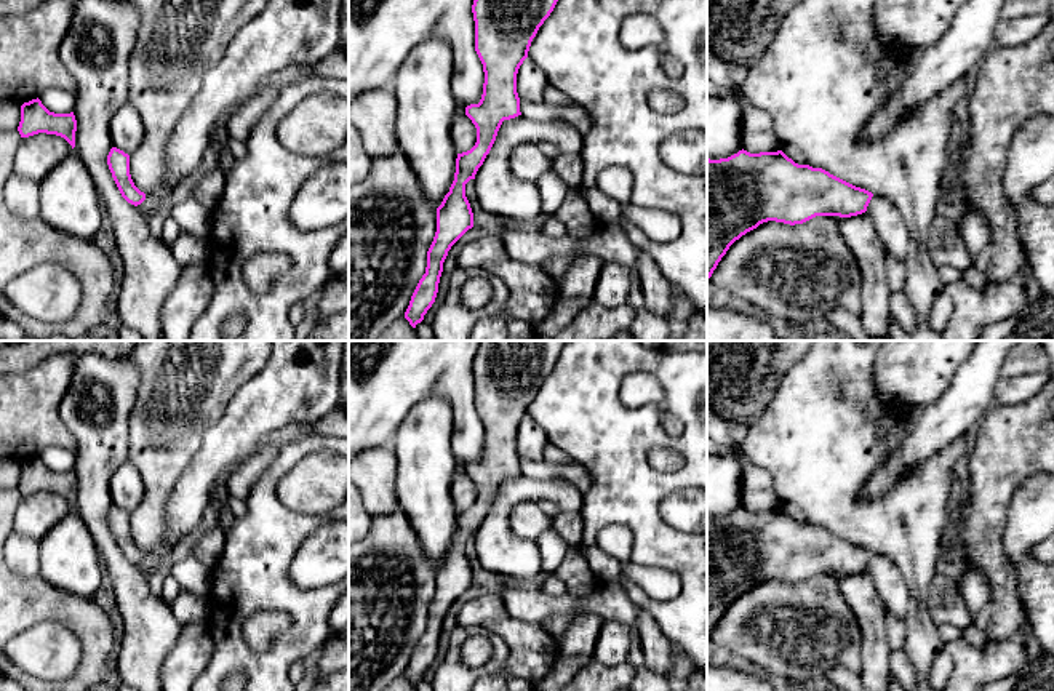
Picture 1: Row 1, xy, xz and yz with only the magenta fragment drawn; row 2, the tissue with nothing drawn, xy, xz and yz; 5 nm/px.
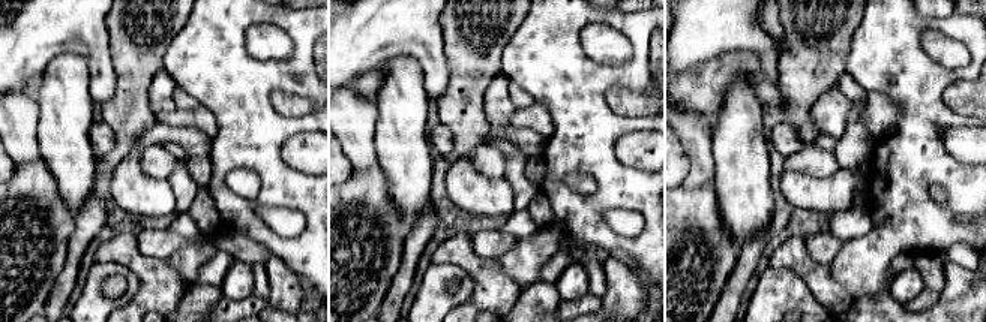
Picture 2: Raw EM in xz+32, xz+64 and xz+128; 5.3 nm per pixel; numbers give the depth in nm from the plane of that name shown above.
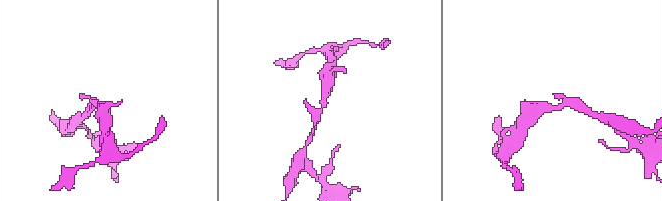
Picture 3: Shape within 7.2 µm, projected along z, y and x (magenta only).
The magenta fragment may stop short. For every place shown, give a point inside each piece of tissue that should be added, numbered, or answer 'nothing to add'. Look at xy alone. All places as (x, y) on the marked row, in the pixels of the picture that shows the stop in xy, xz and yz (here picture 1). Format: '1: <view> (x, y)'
nothing to add

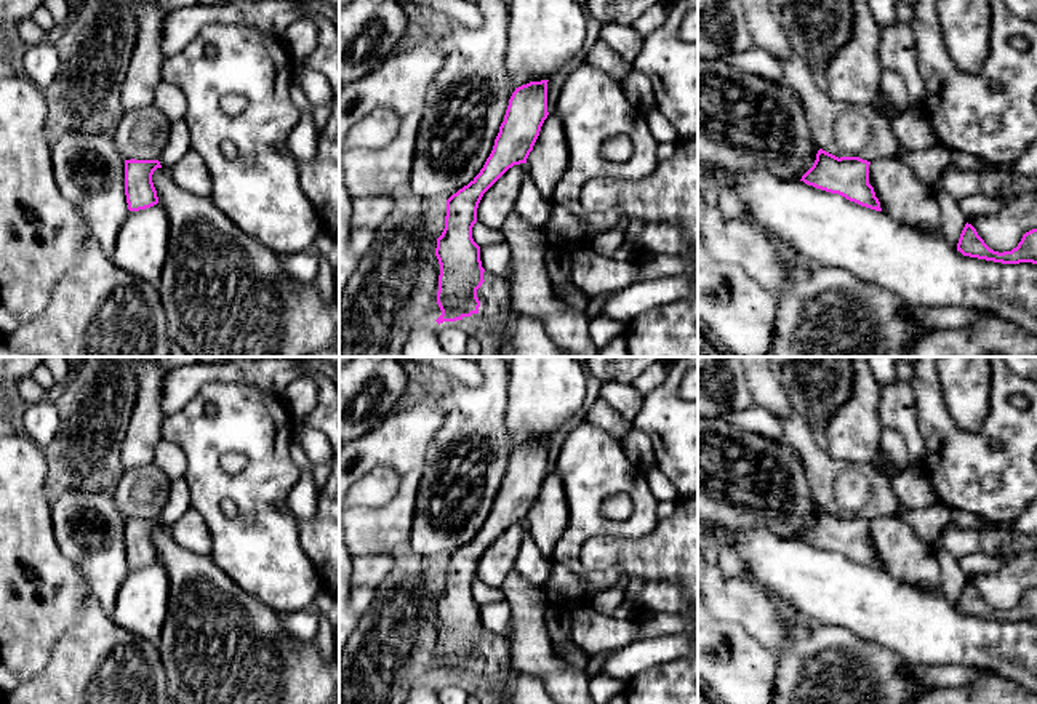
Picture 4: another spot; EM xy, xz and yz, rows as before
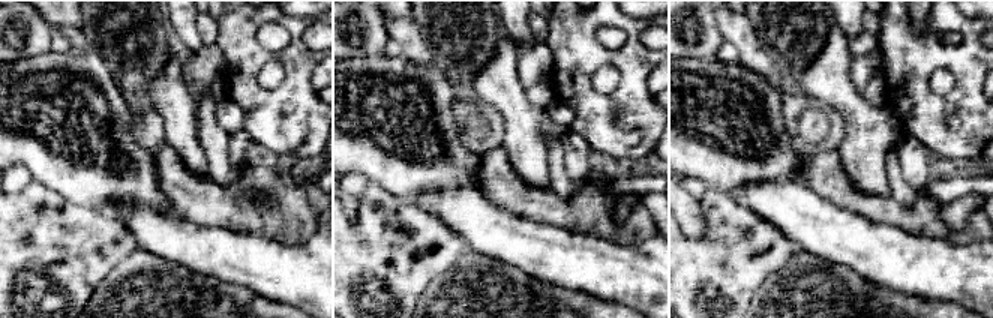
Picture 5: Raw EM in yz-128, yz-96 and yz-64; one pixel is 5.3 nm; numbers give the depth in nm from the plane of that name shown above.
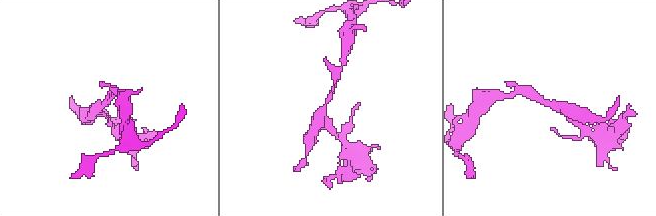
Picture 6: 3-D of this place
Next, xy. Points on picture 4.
nothing to add

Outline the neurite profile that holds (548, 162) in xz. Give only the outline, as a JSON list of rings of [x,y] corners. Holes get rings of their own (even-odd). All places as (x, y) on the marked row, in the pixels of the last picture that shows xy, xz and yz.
[[[549,114],[527,158],[530,176],[543,197],[552,200],[554,189],[568,168],[568,144],[563,123]]]

